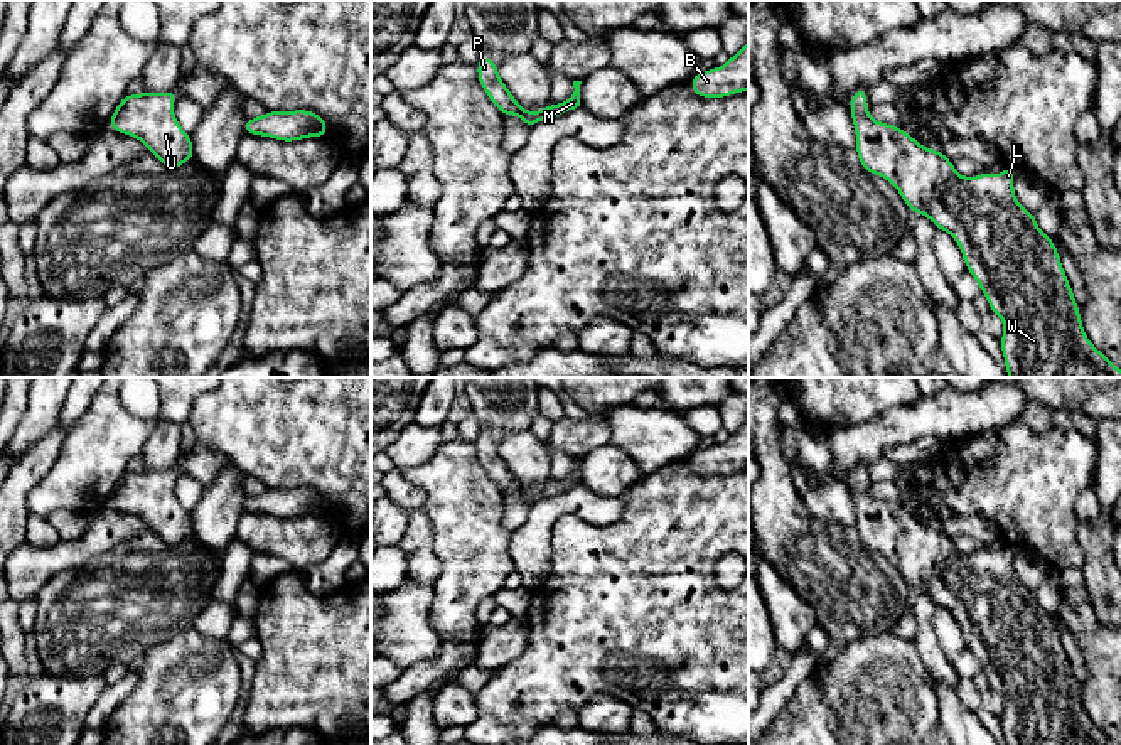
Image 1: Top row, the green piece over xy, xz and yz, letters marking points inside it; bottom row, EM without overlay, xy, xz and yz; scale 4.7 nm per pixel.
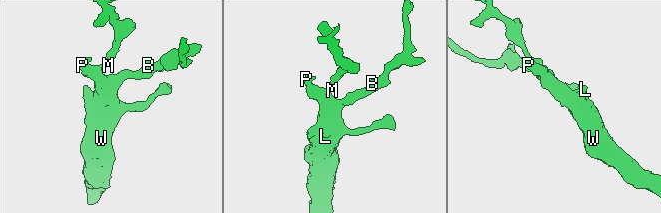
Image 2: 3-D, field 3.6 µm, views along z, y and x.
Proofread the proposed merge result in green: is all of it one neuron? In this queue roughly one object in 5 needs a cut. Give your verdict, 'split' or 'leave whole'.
leave whole

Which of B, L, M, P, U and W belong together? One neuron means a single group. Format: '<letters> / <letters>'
B L M P U W

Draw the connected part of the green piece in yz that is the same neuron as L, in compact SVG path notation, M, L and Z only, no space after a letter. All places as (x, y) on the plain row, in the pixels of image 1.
M856 465L850 490L858 539L868 551L888 558L914 592L925 592L937 607L956 617L966 647L986 673L990 688L1003 696L1000 720L1005 745L1118 745L1086 715L1052 615L1038 607L1035 592L1015 575L1015 548L1003 544L998 563L993 546L979 555L963 555L942 529L924 526L898 502L875 499L866 484L866 465Z

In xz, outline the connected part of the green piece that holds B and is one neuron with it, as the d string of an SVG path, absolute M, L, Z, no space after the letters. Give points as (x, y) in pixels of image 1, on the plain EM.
M748 418L728 440L693 452L689 460L698 475L727 475L748 467Z

